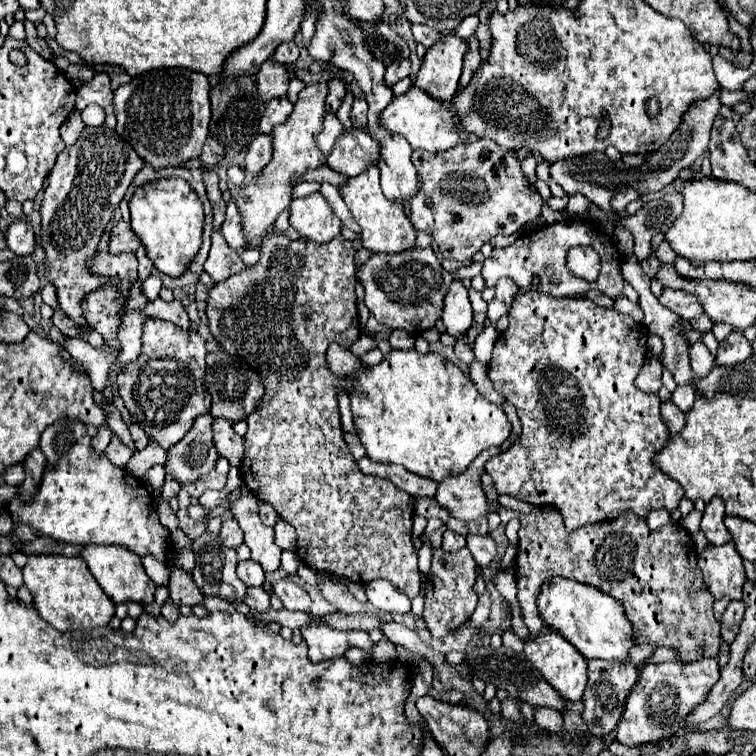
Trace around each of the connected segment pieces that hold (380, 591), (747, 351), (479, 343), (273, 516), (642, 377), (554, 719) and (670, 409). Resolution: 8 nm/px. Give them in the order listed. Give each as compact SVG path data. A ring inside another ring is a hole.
M375 580L371 584L365 584L365 594L377 610L389 614L403 614L411 610L411 600L403 592L399 592L389 580Z
M731 332L729 338L725 338L723 342L719 342L719 352L717 352L717 360L715 364L719 366L731 366L731 364L739 364L743 360L747 360L753 354L749 340L743 336L743 332Z
M491 325L485 328L476 338L473 346L475 359L487 365L491 359L494 344L499 338L499 334Z
M259 502L259 516L261 516L261 520L263 520L267 526L275 526L275 522L279 520L275 508L273 508L271 504L267 504L267 502Z
M649 356L635 380L637 388L641 388L643 392L657 392L661 388L661 372L663 372L661 362Z
M537 708L535 710L535 724L549 732L561 732L563 730L563 714L553 708Z
M663 402L661 414L663 414L663 420L669 426L671 434L679 434L683 430L683 426L685 426L685 414L673 402Z

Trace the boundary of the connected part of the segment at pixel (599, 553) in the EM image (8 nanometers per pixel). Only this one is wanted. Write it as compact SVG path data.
M537 510L535 514L521 514L521 528L519 528L519 544L517 544L517 558L515 558L515 578L517 578L517 598L523 608L525 624L531 636L547 630L543 620L537 614L537 594L545 580L553 576L573 578L577 582L589 584L599 588L601 592L619 600L625 608L625 616L633 626L635 644L655 644L673 648L679 654L681 662L695 662L703 658L717 658L719 654L719 622L713 616L713 596L707 590L703 576L697 566L697 550L691 534L679 522L667 522L659 530L649 530L645 518L635 516L633 512L623 512L615 520L585 524L575 532L567 534L563 526L563 516L559 510L543 512Z

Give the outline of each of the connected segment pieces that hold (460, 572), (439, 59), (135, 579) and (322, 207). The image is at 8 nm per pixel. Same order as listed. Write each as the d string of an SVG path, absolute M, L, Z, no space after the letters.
M433 548L433 566L424 583L425 610L423 610L423 620L433 638L443 638L449 632L455 632L457 628L461 628L469 620L479 600L473 590L475 578L477 578L477 568L467 548L461 548L455 554L443 552L441 548Z
M453 32L441 34L423 58L415 86L429 92L437 100L451 100L459 86L463 56L467 50L467 40L455 36Z
M85 546L81 548L79 556L85 560L85 564L89 566L91 574L95 576L95 580L99 582L99 586L103 588L103 592L115 602L139 602L139 604L151 604L153 602L153 592L155 592L155 584L153 580L145 574L145 568L141 566L141 558L135 556L133 552L127 552L127 548L119 548L119 546Z
M313 192L305 198L297 198L289 206L291 210L291 226L313 242L329 242L341 232L341 220L335 216L327 200Z

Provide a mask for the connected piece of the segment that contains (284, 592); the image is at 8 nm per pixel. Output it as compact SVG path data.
M289 576L275 582L273 594L283 602L283 606L285 606L287 610L301 610L301 612L307 612L309 606L311 606L309 594L307 594L293 578L289 578Z

